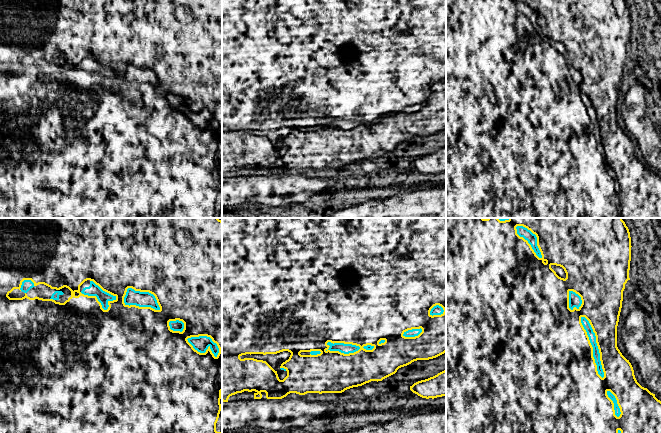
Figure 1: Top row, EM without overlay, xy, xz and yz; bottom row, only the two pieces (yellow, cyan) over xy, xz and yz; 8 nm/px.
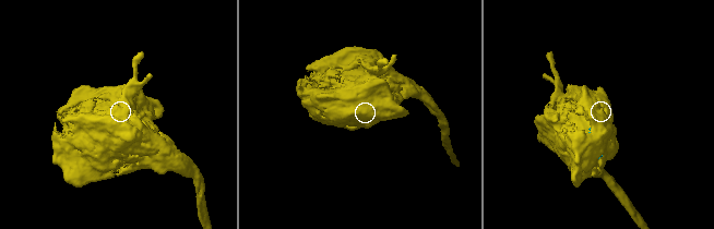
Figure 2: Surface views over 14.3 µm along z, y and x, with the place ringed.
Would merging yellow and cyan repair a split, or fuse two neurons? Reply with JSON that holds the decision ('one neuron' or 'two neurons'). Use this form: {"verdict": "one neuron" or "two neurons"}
{"verdict": "one neuron"}

